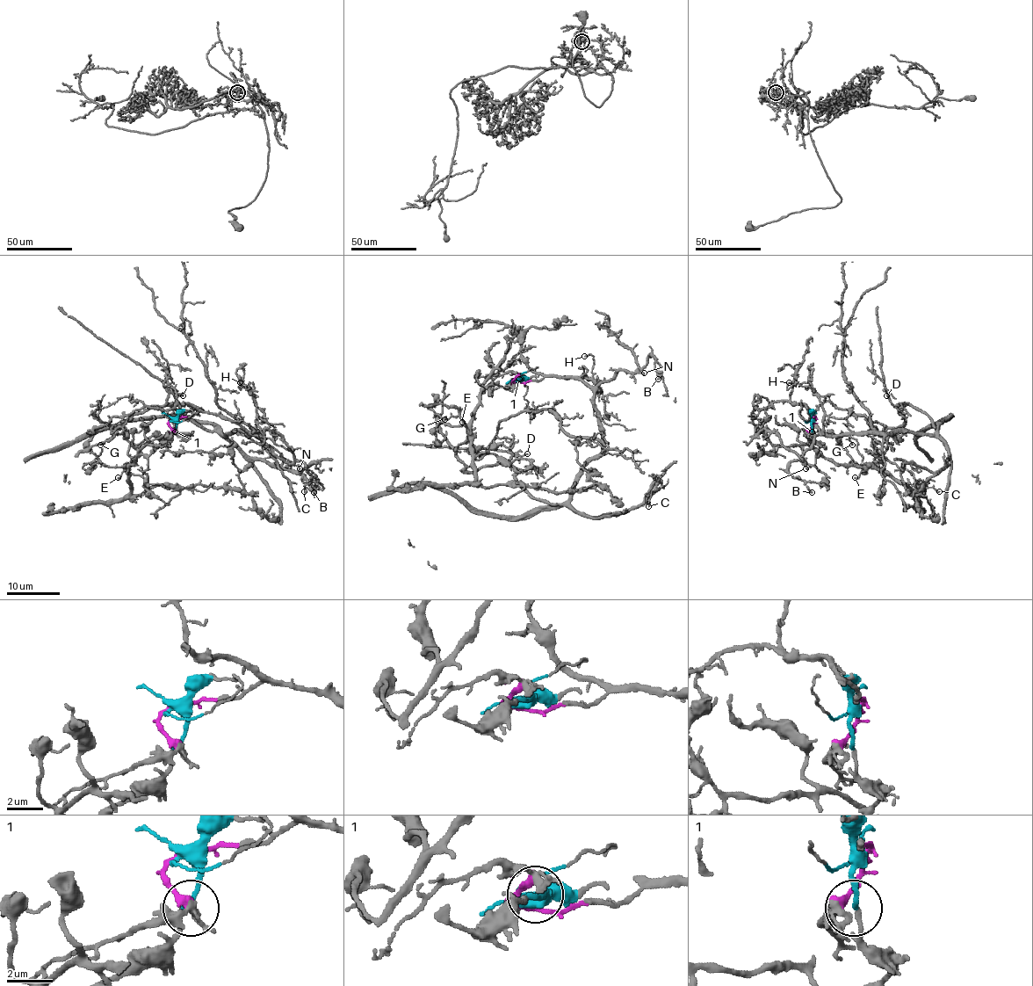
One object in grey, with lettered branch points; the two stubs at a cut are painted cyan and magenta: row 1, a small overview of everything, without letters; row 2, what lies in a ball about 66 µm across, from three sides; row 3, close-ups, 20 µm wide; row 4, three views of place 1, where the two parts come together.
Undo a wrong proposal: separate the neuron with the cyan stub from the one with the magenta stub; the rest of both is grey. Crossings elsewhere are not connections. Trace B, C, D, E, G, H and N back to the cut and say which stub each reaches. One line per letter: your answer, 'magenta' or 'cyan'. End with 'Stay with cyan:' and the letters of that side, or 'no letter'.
B: magenta
C: magenta
D: magenta
E: cyan
G: magenta
H: magenta
N: magenta
Stay with cyan: E

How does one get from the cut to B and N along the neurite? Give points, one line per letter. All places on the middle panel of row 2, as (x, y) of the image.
B: (516, 381), (559, 376), (576, 377), (595, 387), (618, 371), (639, 372), (651, 356), (660, 376), (657, 379)
N: (516, 381), (576, 377), (595, 387), (610, 380), (618, 371), (644, 373)

